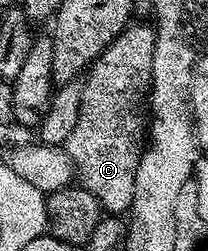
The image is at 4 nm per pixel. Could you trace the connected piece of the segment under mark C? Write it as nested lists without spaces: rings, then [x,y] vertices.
[[[129,24],[121,32],[121,36],[117,36],[109,44],[109,48],[105,48],[101,52],[101,56],[95,63],[86,71],[85,79],[82,83],[83,99],[81,100],[81,112],[77,116],[77,124],[73,128],[73,132],[69,132],[69,140],[65,144],[67,154],[73,160],[75,172],[78,181],[89,192],[93,192],[93,196],[97,196],[100,206],[104,211],[110,212],[115,216],[123,216],[130,211],[131,201],[135,195],[135,181],[137,180],[137,168],[139,161],[145,149],[145,131],[149,126],[149,99],[151,96],[151,69],[153,68],[153,52],[155,51],[155,27],[151,24]]]

